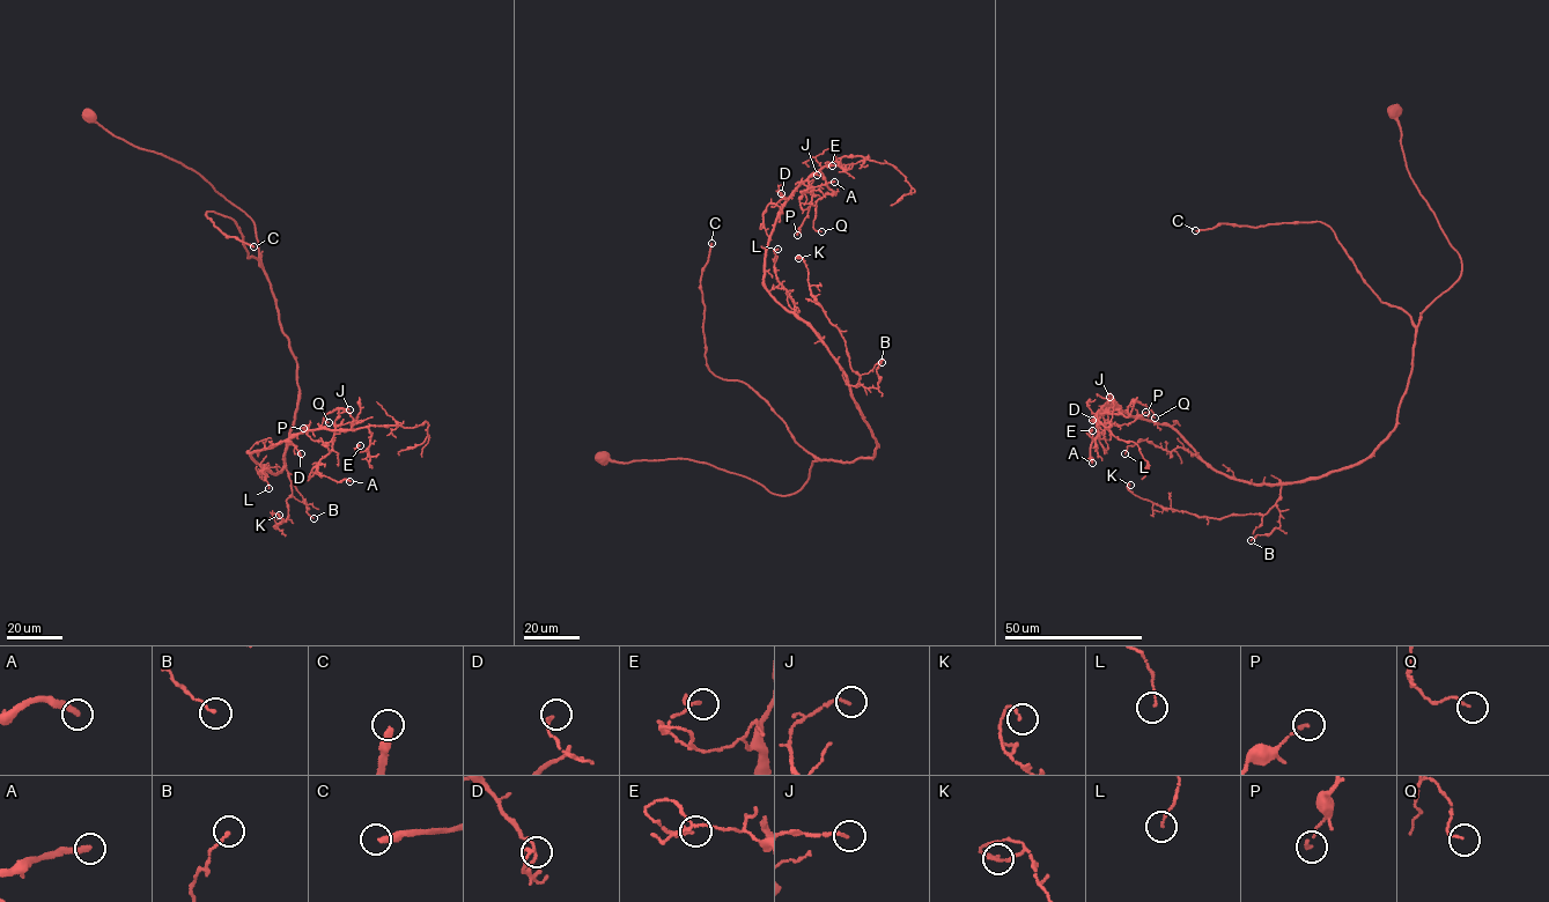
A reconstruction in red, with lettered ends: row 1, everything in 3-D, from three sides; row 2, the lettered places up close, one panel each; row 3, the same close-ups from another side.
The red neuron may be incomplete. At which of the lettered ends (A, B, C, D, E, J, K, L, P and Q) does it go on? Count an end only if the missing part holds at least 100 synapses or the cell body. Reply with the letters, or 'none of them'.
C

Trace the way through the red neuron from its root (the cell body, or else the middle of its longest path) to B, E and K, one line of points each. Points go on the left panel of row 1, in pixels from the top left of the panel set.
B: (90, 115), (117, 137), (191, 168), (253, 222), (259, 258), (297, 368), (301, 397), (285, 465), (314, 518)
E: (90, 115), (191, 168), (253, 222), (301, 397), (281, 472), (248, 453), (319, 428), (367, 427), (360, 445)
K: (90, 115), (117, 137), (191, 168), (253, 222), (301, 397), (285, 455), (288, 516), (275, 527), (279, 515)

